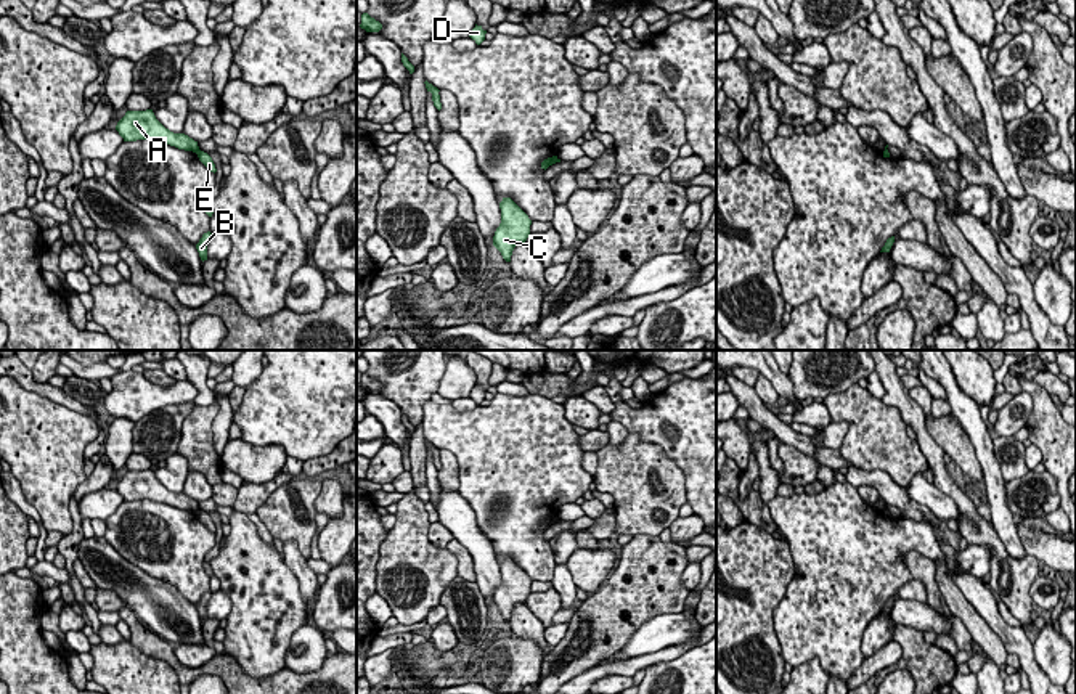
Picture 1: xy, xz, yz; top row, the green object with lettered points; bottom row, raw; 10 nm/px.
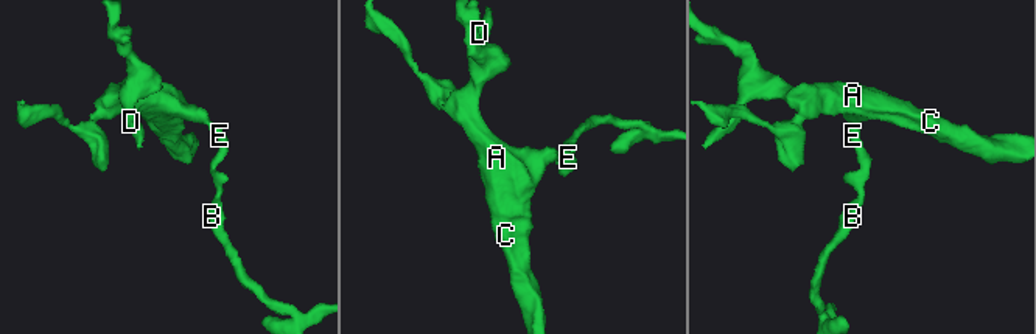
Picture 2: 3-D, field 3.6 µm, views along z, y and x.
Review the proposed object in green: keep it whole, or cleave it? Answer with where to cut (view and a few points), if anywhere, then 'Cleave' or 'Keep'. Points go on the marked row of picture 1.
Split along xy (198, 148), (195, 151). Cleave

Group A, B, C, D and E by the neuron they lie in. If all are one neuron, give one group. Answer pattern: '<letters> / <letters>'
A C D / B E

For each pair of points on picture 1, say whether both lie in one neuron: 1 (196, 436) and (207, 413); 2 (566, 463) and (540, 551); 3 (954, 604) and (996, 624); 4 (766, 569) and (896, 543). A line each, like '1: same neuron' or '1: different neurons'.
1: same neuron
2: same neuron
3: different neurons
4: different neurons

